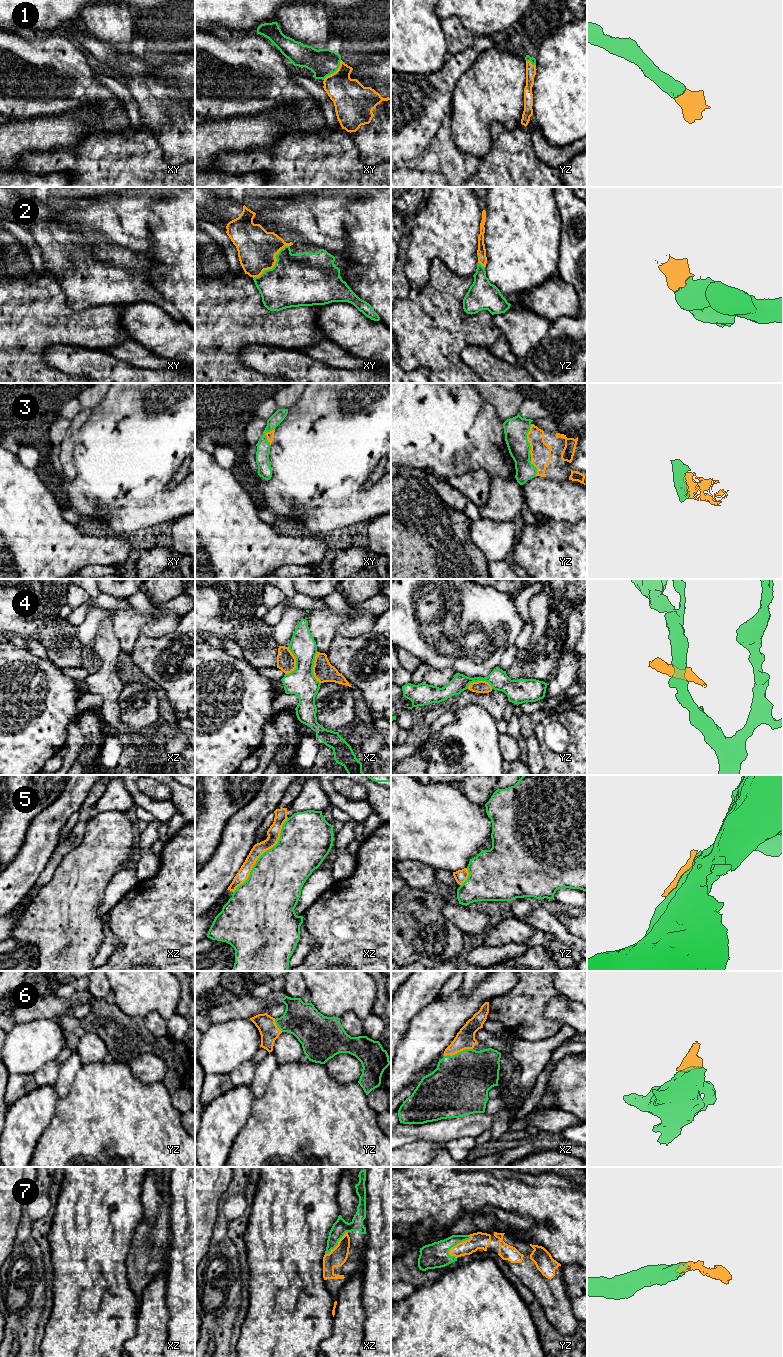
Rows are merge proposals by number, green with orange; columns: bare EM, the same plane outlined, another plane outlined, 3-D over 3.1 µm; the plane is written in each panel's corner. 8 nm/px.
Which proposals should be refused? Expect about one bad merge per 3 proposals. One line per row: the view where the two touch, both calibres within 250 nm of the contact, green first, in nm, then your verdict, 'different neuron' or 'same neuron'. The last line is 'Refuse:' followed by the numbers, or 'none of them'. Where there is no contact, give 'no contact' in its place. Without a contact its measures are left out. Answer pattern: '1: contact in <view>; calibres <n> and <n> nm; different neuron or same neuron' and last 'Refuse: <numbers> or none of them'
1: contact in xy; calibres 220 and 280 nm; same neuron
2: contact in xy; calibres 420 and 320 nm; same neuron
3: contact in yz; calibres 190 and 160 nm; same neuron
4: contact in xz; calibres 220 and 160 nm; different neuron
5: contact in xz; calibres 440 and 100 nm; different neuron
6: contact in xz; calibres 460 and 160 nm; same neuron
7: contact in yz; calibres 200 and 140 nm; same neuron
Refuse: 4, 5

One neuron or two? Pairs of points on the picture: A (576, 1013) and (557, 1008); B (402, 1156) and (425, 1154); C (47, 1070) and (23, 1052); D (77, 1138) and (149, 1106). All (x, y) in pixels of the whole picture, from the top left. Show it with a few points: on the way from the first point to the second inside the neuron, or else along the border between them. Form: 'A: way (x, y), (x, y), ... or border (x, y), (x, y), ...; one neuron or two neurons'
A: way (571, 1013), (562, 1010); one neuron
B: way (408, 1156), (419, 1154); one neuron
C: border (55, 1059), (46, 1062), (32, 1073), (21, 1074); two neurons
D: way (95, 1138), (117, 1138), (131, 1124); one neuron

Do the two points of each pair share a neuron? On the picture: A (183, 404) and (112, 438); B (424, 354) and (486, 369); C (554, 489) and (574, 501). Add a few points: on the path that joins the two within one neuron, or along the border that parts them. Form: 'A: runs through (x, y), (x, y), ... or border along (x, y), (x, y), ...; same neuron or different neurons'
A: runs through (165, 413), (157, 416), (135, 416), (129, 422); same neuron
B: border along (468, 344), (461, 352), (461, 359), (475, 372); different neurons
C: runs through (559, 494), (566, 501), (569, 501); same neuron

